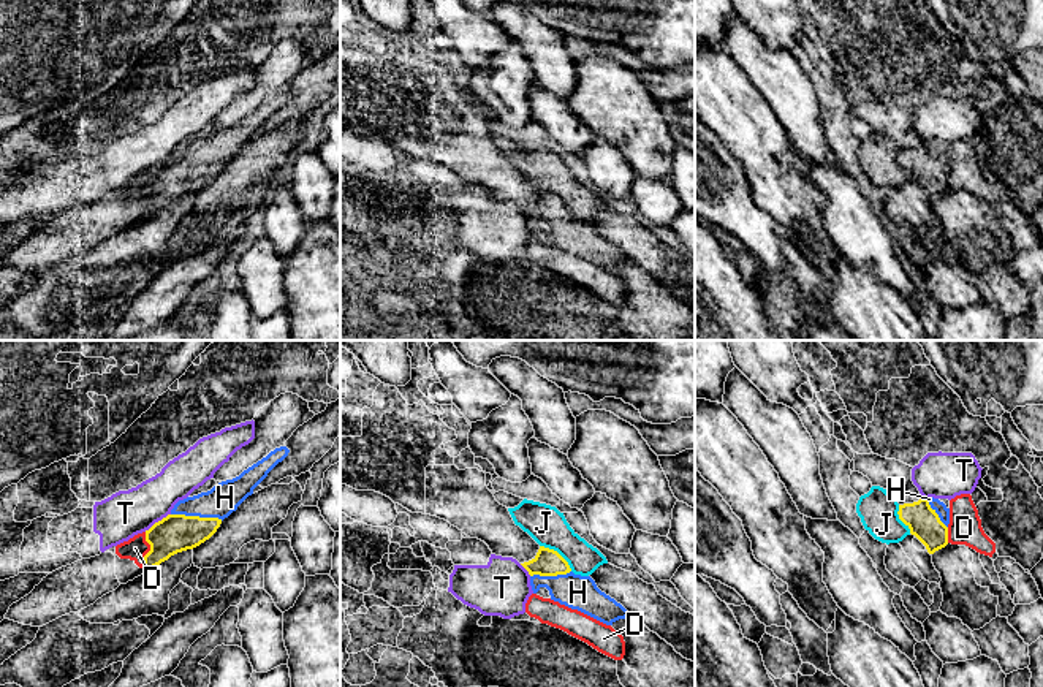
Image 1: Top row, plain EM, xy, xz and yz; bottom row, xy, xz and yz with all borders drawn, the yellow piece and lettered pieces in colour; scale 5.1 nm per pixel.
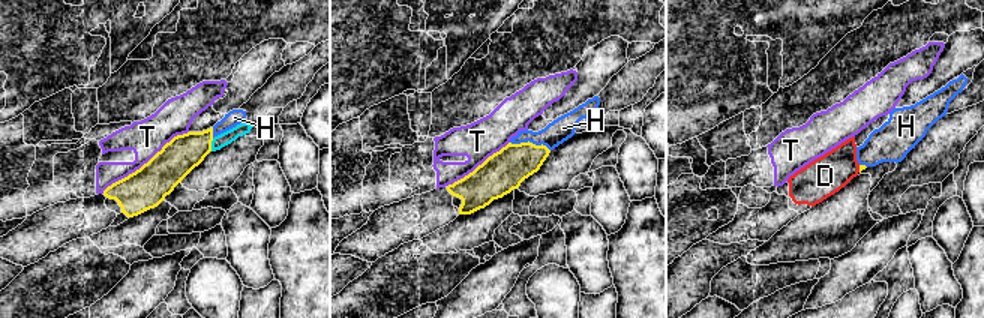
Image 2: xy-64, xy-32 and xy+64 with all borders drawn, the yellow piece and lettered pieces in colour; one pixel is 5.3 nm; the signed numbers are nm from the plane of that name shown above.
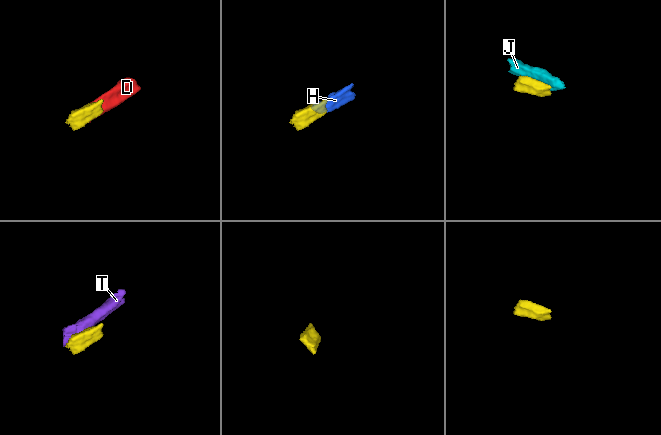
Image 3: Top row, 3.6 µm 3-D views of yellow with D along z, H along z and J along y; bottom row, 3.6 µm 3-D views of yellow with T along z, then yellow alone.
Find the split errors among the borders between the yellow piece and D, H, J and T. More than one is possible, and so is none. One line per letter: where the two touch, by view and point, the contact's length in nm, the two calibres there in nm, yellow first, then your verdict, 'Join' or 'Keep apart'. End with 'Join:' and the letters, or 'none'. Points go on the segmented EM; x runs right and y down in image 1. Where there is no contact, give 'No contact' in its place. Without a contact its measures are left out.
D: Touches yellow at xy (151, 550). Shared border 180 nm. Thickness 190 nm (yellow) against 110 nm. Keep apart
H: Touches yellow at xy (197, 516). Shared border 260 nm. Thickness 190 nm (yellow) against 160 nm. Join
J: Touches yellow at xz (557, 553). Shared border 220 nm. Thickness 140 nm (yellow) against 190 nm. Keep apart
T: Touches yellow at xy (159, 521). Shared border 160 nm. Thickness 190 nm (yellow) against 240 nm. Keep apart
Join: H

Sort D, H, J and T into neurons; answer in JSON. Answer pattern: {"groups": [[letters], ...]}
{"groups": [["D"], ["H"], ["J"], ["T"]]}

